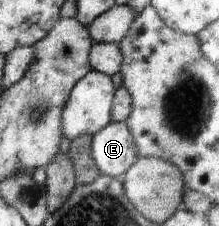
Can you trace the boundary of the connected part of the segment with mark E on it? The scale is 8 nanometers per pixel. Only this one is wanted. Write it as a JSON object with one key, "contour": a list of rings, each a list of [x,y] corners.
{"contour":[[[115,121],[92,135],[92,157],[103,174],[122,178],[138,160],[133,132],[125,121]]]}

